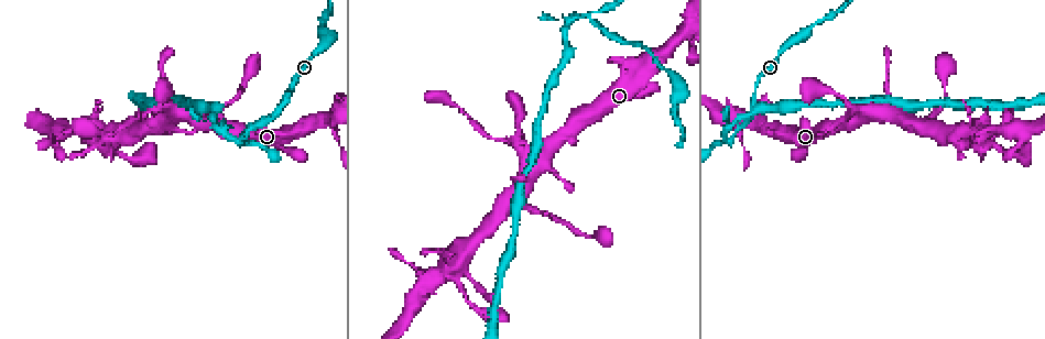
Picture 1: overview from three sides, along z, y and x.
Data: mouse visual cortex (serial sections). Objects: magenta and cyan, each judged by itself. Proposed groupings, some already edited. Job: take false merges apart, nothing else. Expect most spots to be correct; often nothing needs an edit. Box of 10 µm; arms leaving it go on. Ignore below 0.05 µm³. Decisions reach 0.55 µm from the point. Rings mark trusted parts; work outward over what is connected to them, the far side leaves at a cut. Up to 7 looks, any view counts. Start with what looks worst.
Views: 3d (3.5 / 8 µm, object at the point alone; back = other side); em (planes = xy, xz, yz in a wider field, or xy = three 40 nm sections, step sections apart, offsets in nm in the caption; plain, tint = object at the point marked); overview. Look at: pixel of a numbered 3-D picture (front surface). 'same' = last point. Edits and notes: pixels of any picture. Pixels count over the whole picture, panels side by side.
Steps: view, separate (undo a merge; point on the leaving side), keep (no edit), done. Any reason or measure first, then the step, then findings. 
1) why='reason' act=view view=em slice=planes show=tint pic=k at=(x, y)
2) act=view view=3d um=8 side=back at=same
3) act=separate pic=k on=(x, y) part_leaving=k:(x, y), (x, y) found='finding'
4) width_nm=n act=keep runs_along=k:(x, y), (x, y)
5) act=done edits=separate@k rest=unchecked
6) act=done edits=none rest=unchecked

why='three arms meet' act=view view=3d um=3.5 pic=1 at=(724, 138)

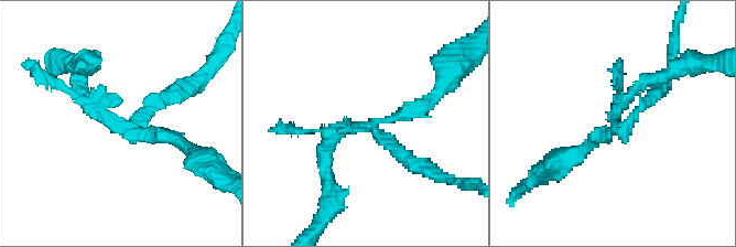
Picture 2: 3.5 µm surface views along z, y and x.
act=view view=em slice=xy step=5 show=tint pic=2 at=(374, 128)

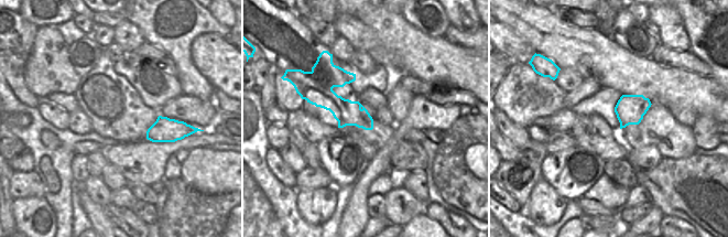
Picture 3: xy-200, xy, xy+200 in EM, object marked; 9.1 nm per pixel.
arm_widths_nm=200,200,200 act=separate pic=2 on=(95, 105) found='a second cell is stuck on'

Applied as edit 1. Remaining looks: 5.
why='abrupt turn' act=view view=3d um=3.5 pic=1 at=(450, 269)

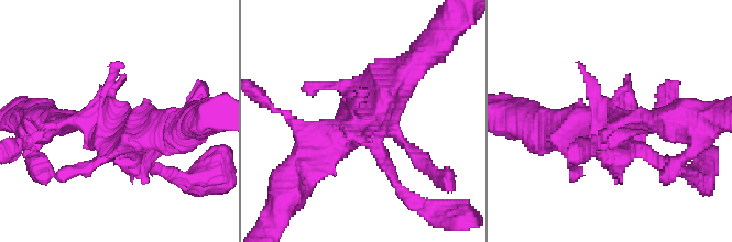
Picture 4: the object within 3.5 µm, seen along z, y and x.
why='need the tissue' act=view view=em slice=xy step=3 show=tint pic=4 at=(616, 134)

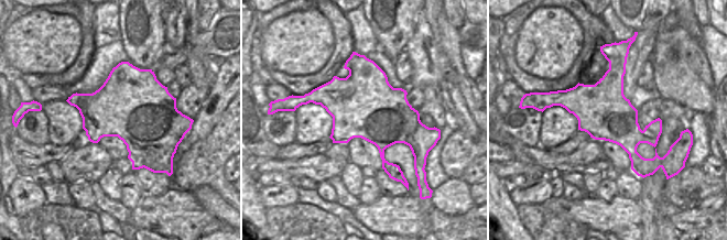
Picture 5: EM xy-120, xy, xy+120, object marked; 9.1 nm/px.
why='cut it another way' act=view view=em slice=planes show=tint at=same

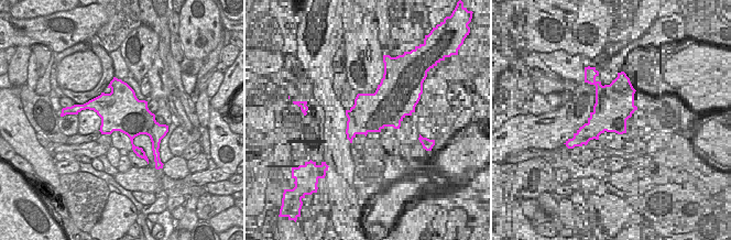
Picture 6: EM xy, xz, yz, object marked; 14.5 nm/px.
width_nm=600 act=keep runs_along=4:(402, 72), (379, 111), (304, 171) found='continuous, no second cell'

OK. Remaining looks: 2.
why='calibre changes' act=view view=3d um=3.5 pic=1 at=(187, 131)

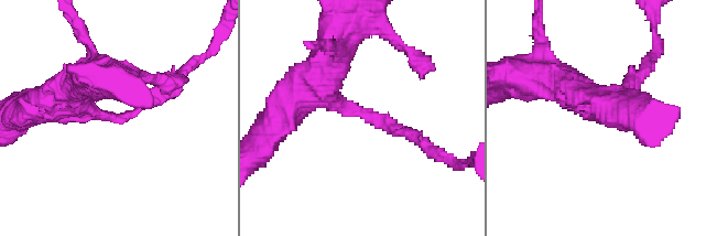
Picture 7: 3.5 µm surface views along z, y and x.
why='need the tissue' act=view view=em slice=xy step=3 show=tint pic=7 at=(113, 117)

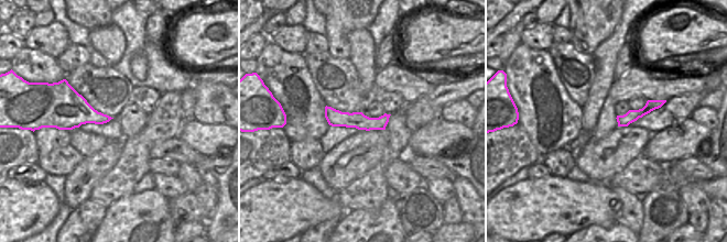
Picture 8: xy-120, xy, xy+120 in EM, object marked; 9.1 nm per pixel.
act=keep runs_along=8:(327, 109), (338, 119), (386, 119) found='continuous, no second cell'

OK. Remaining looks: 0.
act=done edits=separate@2 rest=unchecked

